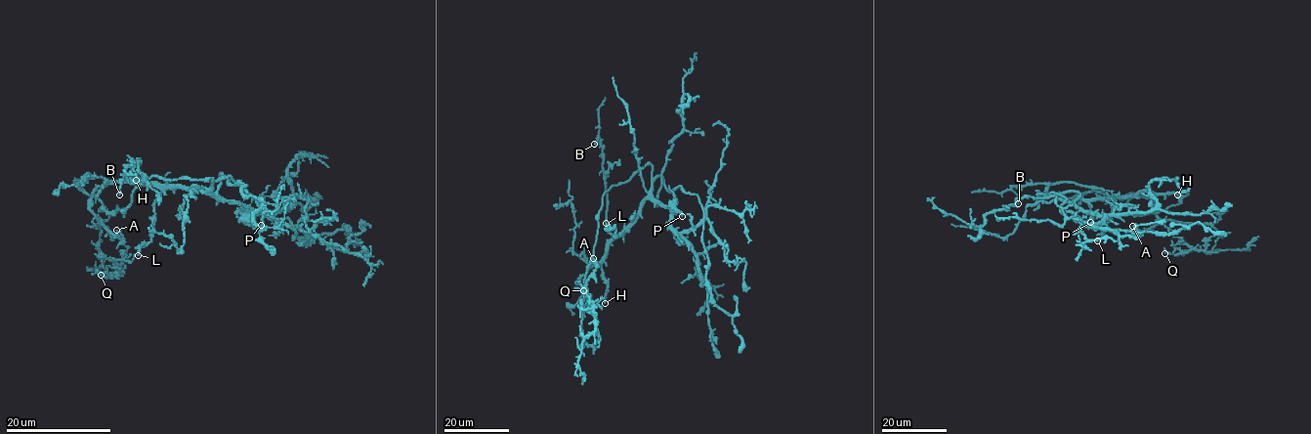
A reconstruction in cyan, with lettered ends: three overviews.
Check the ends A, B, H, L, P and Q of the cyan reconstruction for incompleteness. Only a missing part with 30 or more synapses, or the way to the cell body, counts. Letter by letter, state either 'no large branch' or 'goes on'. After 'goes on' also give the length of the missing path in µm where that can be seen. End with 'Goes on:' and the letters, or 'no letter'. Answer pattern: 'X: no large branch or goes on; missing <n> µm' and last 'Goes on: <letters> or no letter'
A: no large branch
B: no large branch
H: goes on; missing 30 µm
L: no large branch
P: no large branch
Q: no large branch
Goes on: H

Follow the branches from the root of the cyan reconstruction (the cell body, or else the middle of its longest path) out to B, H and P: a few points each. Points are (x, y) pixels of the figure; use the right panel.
B: (1073, 200), (1105, 198), (1108, 194), (1101, 189), (1074, 183), (1027, 184), (1011, 189), (1018, 203)
H: (1073, 200), (1129, 196), (1140, 192), (1177, 195)
P: (1073, 200), (1079, 208), (1075, 214), (1084, 223), (1090, 222)

